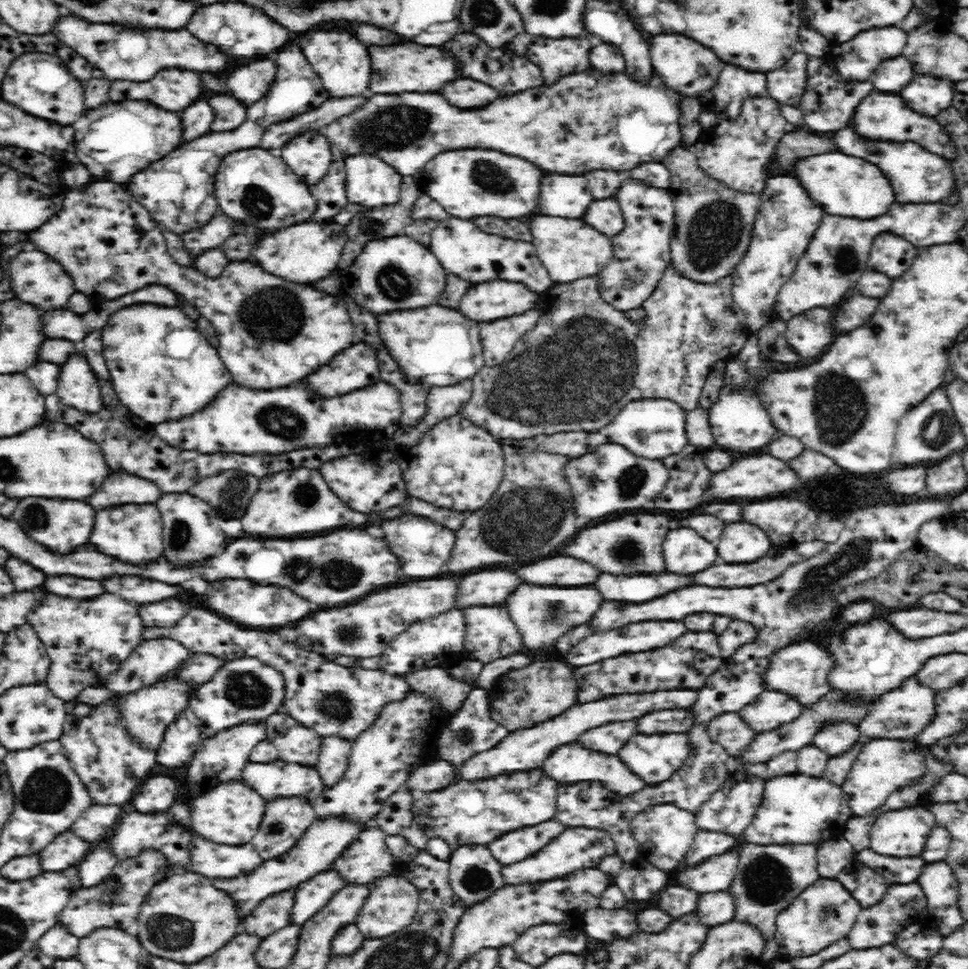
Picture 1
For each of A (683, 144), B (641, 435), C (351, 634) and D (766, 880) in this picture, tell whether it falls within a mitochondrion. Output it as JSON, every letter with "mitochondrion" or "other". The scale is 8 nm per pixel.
{"A":"other","B":"mitochondrion","C":"mitochondrion","D":"mitochondrion"}

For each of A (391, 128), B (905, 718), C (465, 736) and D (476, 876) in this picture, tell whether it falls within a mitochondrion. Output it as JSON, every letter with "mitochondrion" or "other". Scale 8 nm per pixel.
{"A":"mitochondrion","B":"mitochondrion","C":"other","D":"mitochondrion"}

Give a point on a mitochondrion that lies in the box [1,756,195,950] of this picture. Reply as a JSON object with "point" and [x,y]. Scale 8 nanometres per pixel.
{"point":[47,791]}

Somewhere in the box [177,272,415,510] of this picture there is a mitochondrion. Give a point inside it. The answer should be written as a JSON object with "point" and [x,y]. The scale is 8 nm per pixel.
{"point":[273,315]}

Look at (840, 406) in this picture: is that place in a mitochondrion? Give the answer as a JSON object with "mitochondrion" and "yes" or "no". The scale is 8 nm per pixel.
{"mitochondrion":"yes"}

